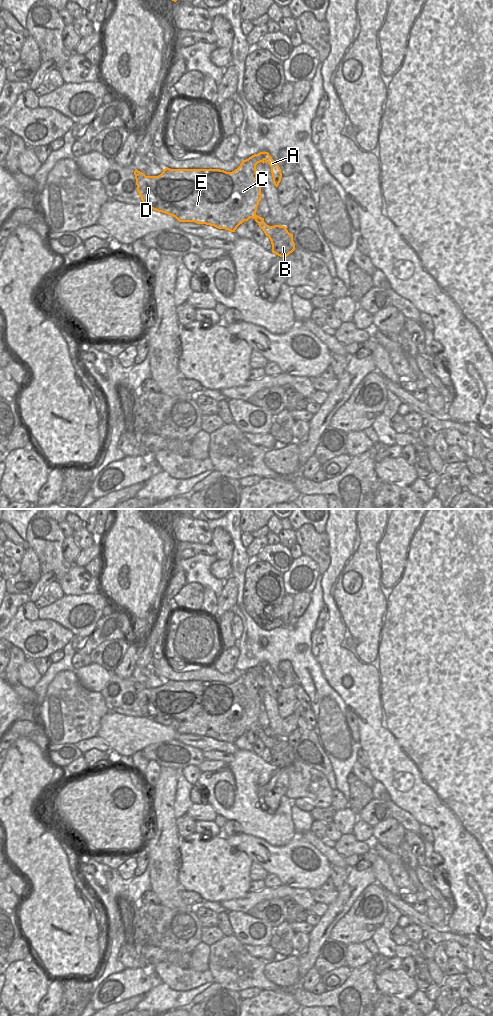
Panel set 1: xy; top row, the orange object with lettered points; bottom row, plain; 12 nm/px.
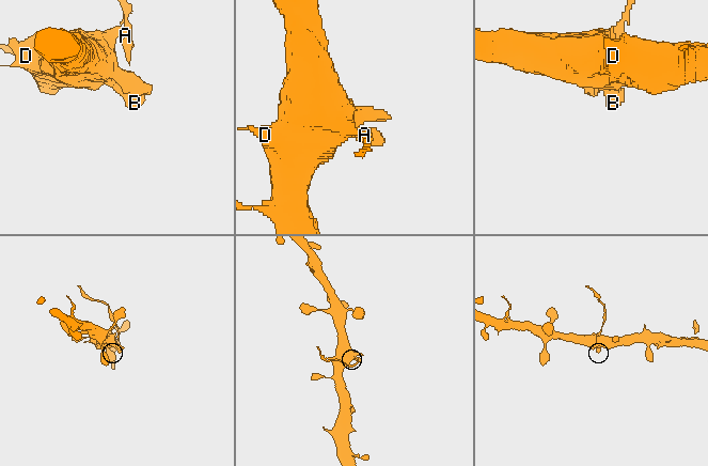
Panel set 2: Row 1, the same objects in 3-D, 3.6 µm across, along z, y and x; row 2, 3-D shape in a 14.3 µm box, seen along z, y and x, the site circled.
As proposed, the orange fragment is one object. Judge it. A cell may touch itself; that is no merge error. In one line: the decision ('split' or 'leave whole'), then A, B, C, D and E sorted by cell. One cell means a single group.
split | A / B C D E

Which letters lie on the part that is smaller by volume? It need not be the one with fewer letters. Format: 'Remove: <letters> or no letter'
Remove: A.

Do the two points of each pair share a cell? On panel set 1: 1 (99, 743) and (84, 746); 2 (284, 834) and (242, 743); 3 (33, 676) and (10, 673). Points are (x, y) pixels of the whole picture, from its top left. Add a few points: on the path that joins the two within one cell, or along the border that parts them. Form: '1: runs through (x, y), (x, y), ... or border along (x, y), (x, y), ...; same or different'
1: runs through (95, 743), (88, 744); same
2: border along (239, 748), (252, 752); different
3: border along (27, 659), (19, 668), (18, 682); different

